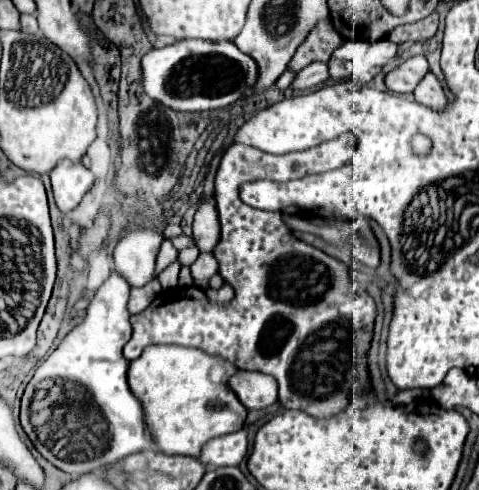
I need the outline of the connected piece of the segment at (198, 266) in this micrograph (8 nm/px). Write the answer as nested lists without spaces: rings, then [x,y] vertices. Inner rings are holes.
[[[199,254],[199,258],[191,264],[191,274],[193,274],[193,280],[195,280],[195,286],[207,290],[207,280],[217,272],[217,258],[213,254]]]

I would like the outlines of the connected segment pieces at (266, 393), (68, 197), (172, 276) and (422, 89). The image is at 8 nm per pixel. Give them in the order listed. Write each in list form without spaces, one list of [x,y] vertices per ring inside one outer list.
[[[239,370],[229,380],[231,390],[249,410],[263,410],[277,400],[277,382],[273,376],[261,372]]]
[[[61,160],[51,170],[51,184],[59,210],[71,212],[75,206],[79,206],[81,198],[93,186],[93,180],[95,180],[93,172],[85,168],[81,162]]]
[[[175,260],[173,264],[169,264],[161,274],[159,274],[159,282],[161,282],[161,286],[163,286],[163,290],[171,290],[171,288],[177,288],[177,276],[179,276],[179,268],[181,268],[181,264],[179,264],[179,260]]]
[[[429,72],[429,74],[425,76],[425,80],[417,84],[417,88],[413,90],[413,96],[415,96],[415,102],[417,102],[417,104],[427,106],[427,108],[437,110],[437,112],[445,110],[447,104],[449,104],[449,100],[445,98],[445,90],[441,88],[441,84],[439,84],[439,80],[435,78],[433,72]]]

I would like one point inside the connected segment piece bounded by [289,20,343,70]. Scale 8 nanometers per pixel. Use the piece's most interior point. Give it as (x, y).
(318, 47)

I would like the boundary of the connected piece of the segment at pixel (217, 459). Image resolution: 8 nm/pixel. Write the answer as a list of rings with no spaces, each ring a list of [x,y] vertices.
[[[239,430],[227,436],[219,436],[203,448],[203,456],[199,458],[207,468],[219,468],[219,466],[239,466],[241,460],[247,456],[249,440],[247,432]]]

